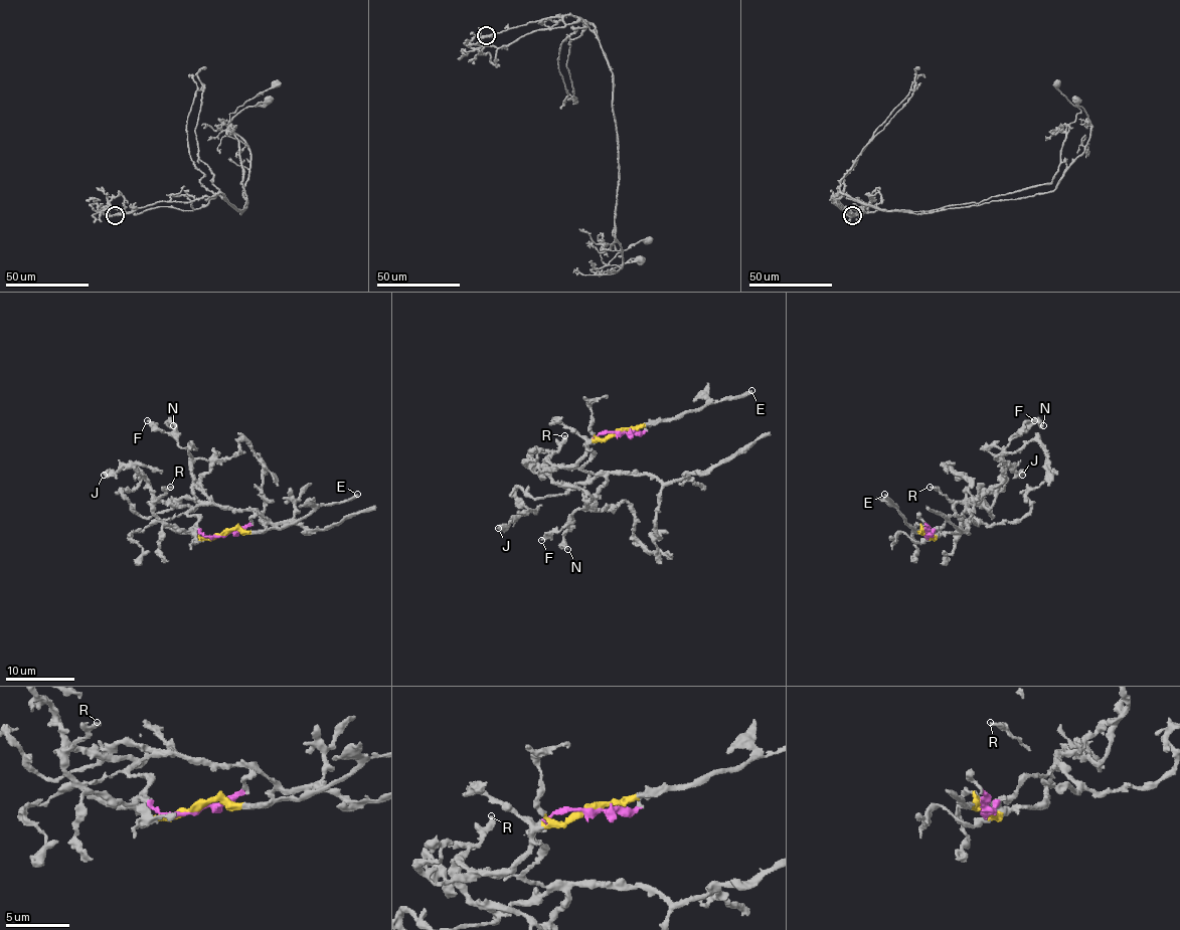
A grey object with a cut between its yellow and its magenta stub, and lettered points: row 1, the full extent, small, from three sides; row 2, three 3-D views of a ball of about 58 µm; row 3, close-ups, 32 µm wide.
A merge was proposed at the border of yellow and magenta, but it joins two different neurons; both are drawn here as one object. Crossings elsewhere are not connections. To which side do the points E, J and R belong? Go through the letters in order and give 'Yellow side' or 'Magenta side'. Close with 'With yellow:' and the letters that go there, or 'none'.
E: Yellow side
J: Magenta side
R: Yellow side
With yellow: E, R

